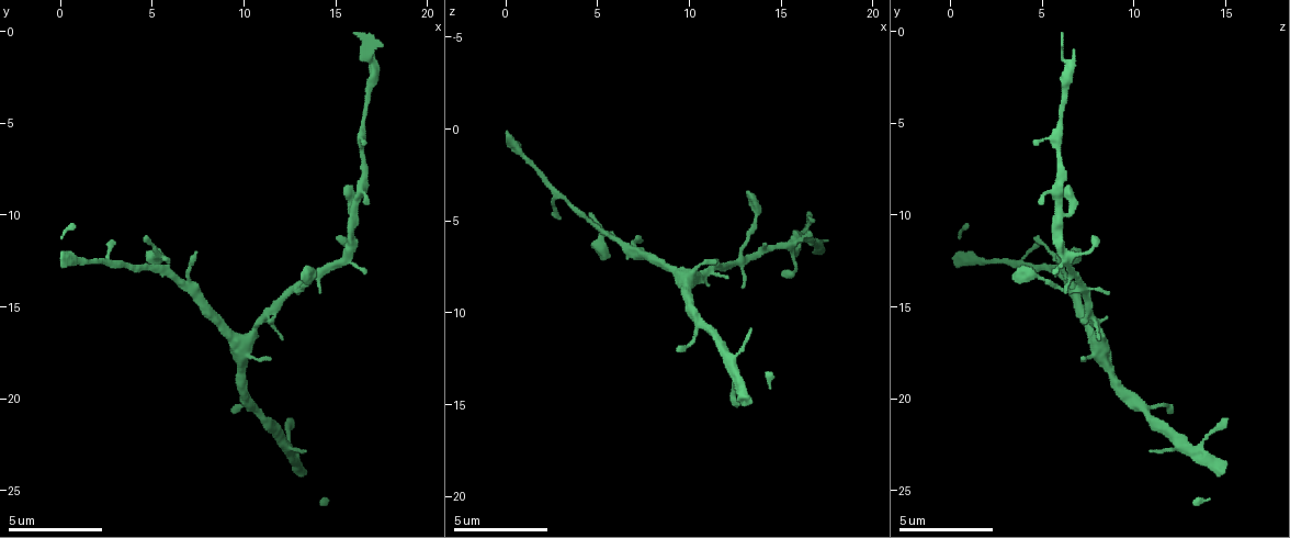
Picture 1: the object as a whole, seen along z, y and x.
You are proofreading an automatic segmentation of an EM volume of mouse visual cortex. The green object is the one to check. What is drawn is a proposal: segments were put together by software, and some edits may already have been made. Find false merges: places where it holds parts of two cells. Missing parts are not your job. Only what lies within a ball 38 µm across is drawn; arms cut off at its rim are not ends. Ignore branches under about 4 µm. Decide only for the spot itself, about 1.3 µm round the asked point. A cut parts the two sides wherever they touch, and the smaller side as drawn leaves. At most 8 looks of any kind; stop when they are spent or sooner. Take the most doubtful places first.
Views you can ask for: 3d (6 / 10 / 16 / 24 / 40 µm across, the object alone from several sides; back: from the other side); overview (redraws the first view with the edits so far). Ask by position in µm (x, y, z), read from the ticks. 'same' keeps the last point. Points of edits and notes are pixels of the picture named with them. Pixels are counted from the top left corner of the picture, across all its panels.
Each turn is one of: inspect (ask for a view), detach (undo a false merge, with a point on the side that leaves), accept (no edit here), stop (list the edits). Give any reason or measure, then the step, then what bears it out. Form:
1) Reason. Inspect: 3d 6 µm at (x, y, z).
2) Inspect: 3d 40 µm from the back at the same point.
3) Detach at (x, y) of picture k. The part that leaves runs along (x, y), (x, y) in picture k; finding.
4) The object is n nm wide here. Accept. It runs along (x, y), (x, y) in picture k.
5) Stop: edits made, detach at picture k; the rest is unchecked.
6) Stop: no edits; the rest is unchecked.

Thin arm on a thick one. Inspect: 3d 6 µm at (12.9, 14.1, 6.7).

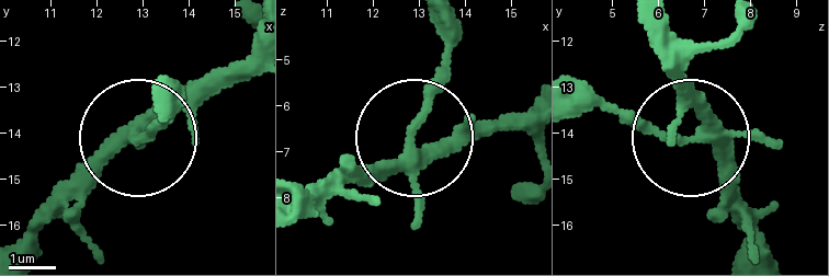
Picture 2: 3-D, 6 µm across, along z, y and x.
4 arms meet here. Accept. It runs along (84, 185), (174, 107) in picture 2; all the same cell.

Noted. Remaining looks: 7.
Inspect: 3d 10 µm at (9.3, 16.7, 7.8).

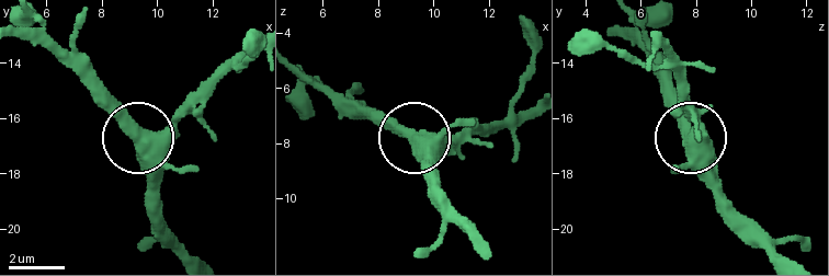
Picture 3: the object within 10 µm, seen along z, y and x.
Inspect: 3d 6 µm at (9.3, 16.7, 7.7).

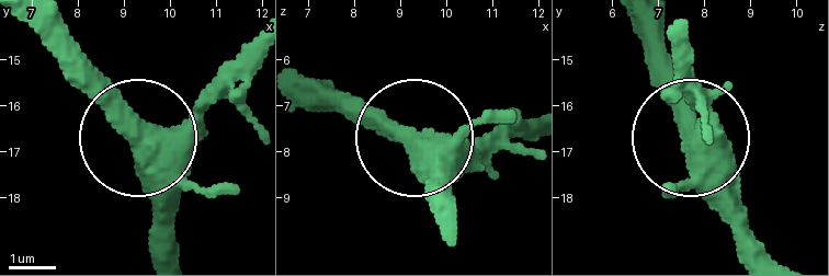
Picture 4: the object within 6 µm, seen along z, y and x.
Accept. One cell here.

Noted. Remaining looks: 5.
Two arms in line, one across. Inspect: 3d 10 µm at (16.4, 8.9, 5.9).

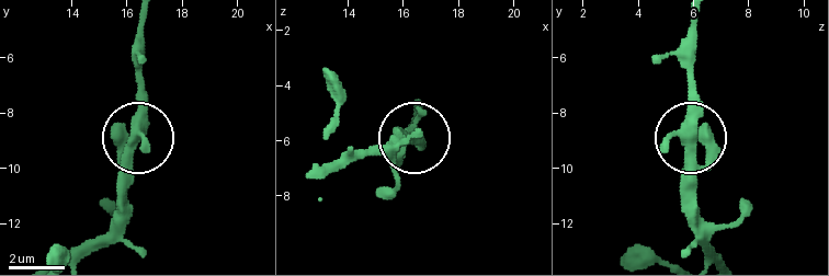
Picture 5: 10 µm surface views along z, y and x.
Accept. It runs along (84, 255), (110, 228), (120, 171), (140, 128), (140, 67) in picture 5; continuous, no second cell.

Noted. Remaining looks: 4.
Calibre changes. Inspect: 3d 6 µm at (6.3, 13.6, 6.3).

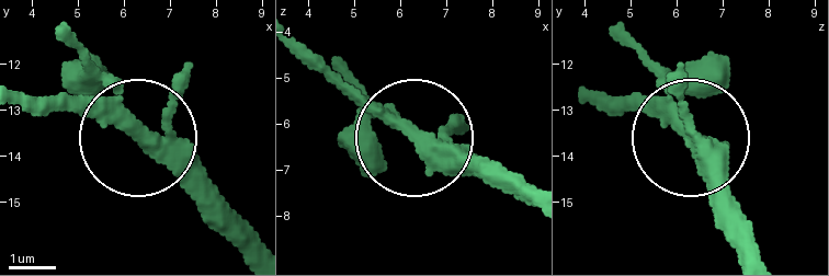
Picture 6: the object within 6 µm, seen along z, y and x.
From behind. Inspect: 3d 6 µm from the back at (6.35, 13.60, 6.25).

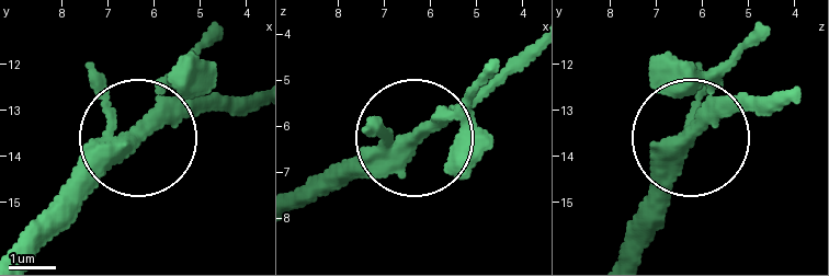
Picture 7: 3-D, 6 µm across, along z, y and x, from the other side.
Accept. It runs along (35, 248), (142, 142), (219, 99) in picture 7; one cell here.

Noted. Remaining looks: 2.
Stop: no edits; the rest is unchecked.

